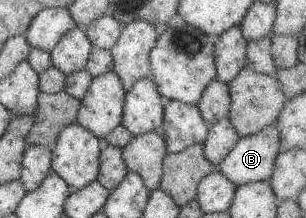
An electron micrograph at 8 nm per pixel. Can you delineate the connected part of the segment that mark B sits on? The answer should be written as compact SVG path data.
M273 124L257 133L240 137L216 170L233 186L268 180L275 157L280 153L278 135Z

